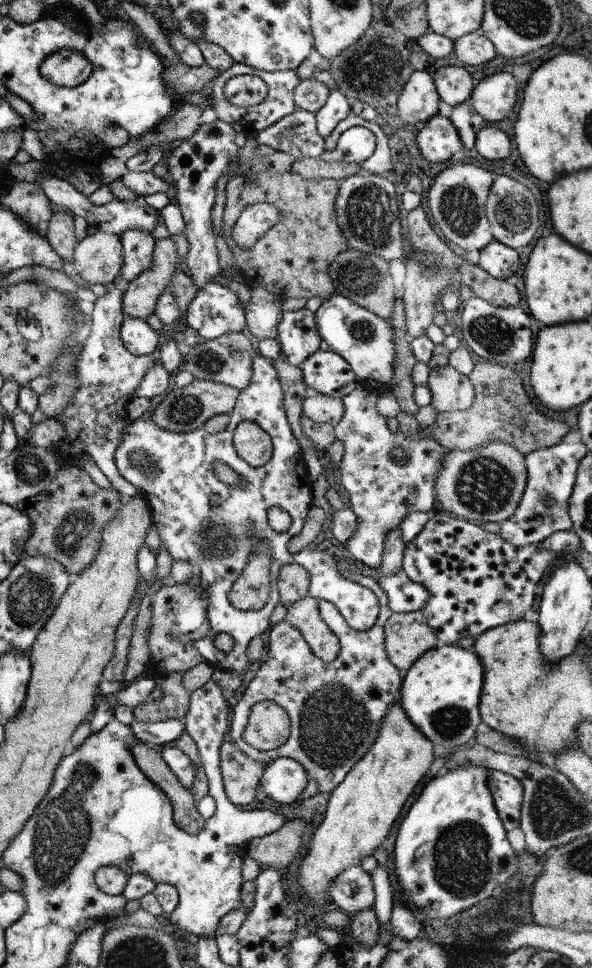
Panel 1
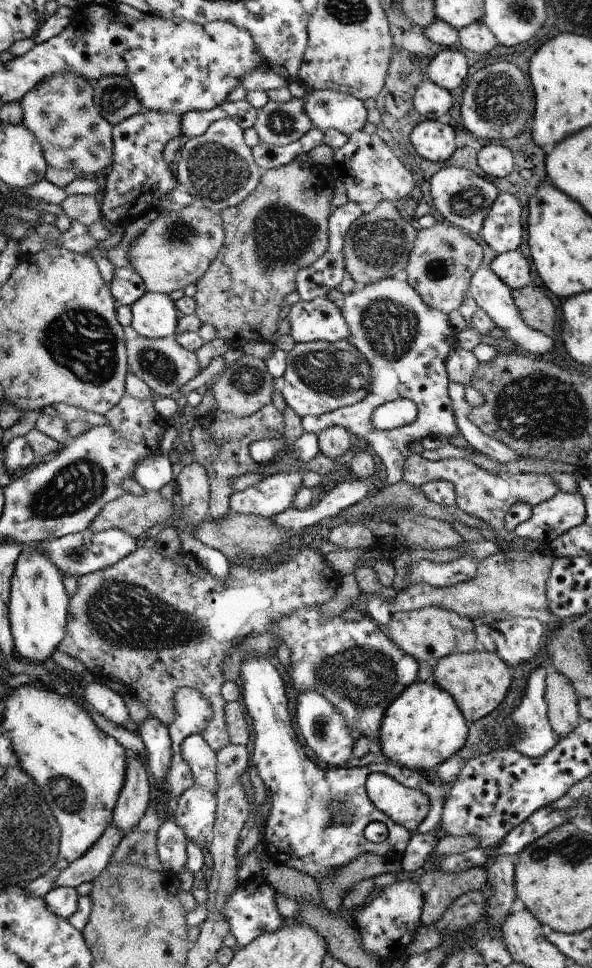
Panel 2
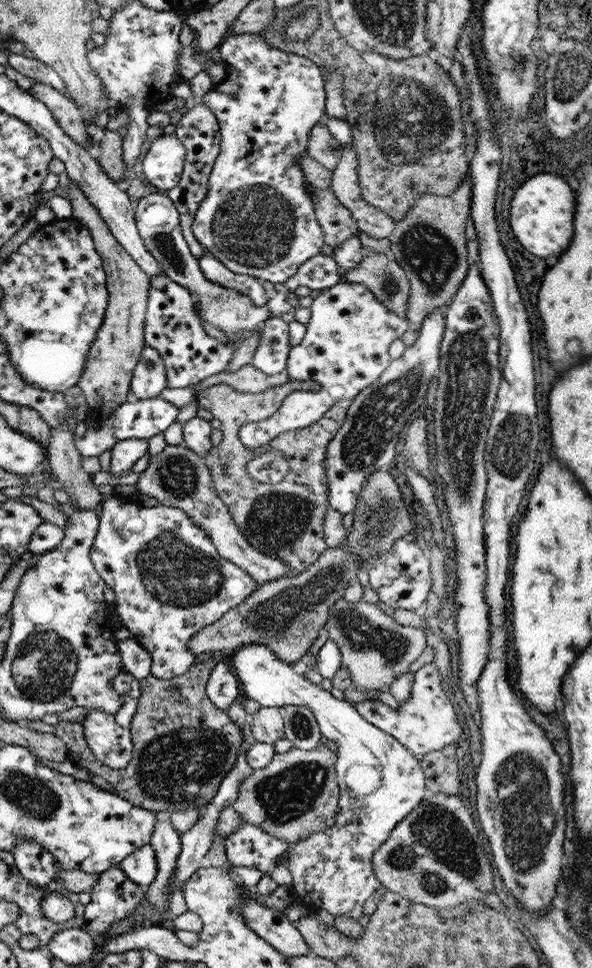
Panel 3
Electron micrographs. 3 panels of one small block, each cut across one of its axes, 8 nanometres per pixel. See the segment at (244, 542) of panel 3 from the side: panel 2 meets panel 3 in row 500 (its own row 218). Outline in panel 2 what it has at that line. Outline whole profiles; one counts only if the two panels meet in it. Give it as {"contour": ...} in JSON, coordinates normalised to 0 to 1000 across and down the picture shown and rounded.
{"contour":[[[334,210],[277,218],[247,238],[213,255],[221,275],[238,286],[253,302],[287,304],[336,291],[350,283],[358,271],[382,252],[380,229],[363,220]]]}

